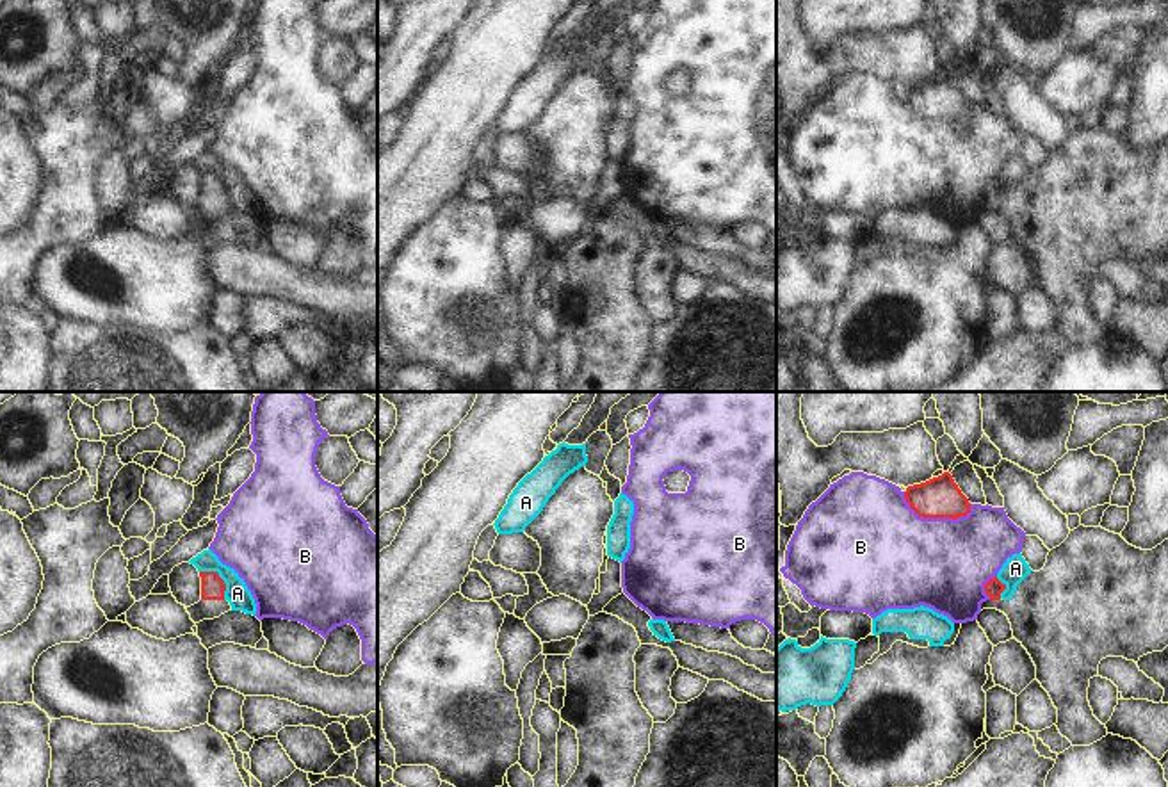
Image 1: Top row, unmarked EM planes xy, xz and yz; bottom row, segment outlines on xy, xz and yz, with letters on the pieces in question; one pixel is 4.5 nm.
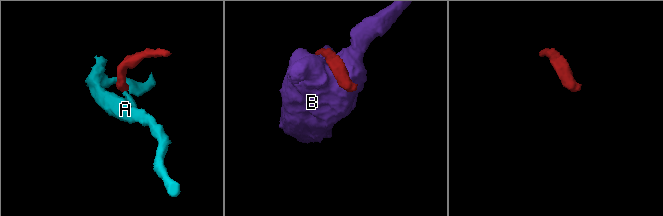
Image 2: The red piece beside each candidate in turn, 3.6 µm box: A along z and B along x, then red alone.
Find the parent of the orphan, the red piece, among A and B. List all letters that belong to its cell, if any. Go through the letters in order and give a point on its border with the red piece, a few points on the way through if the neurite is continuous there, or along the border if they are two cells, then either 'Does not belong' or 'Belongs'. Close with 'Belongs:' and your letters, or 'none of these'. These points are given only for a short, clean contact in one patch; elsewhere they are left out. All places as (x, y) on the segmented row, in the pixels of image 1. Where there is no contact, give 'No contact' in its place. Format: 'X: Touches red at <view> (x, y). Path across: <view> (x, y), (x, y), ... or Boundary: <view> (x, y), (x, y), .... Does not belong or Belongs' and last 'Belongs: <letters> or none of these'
A: Touches red at xy (219, 577). Boundary: xy (200, 570), (214, 570), (218, 574), (225, 584), (225, 599). Does not belong
B: Touches red at yz (933, 517). Does not belong
Belongs: none of these.

